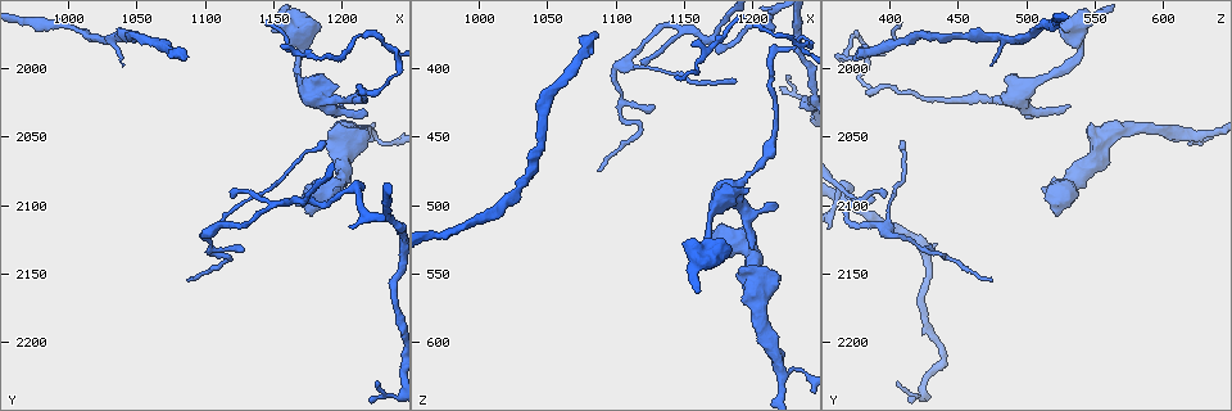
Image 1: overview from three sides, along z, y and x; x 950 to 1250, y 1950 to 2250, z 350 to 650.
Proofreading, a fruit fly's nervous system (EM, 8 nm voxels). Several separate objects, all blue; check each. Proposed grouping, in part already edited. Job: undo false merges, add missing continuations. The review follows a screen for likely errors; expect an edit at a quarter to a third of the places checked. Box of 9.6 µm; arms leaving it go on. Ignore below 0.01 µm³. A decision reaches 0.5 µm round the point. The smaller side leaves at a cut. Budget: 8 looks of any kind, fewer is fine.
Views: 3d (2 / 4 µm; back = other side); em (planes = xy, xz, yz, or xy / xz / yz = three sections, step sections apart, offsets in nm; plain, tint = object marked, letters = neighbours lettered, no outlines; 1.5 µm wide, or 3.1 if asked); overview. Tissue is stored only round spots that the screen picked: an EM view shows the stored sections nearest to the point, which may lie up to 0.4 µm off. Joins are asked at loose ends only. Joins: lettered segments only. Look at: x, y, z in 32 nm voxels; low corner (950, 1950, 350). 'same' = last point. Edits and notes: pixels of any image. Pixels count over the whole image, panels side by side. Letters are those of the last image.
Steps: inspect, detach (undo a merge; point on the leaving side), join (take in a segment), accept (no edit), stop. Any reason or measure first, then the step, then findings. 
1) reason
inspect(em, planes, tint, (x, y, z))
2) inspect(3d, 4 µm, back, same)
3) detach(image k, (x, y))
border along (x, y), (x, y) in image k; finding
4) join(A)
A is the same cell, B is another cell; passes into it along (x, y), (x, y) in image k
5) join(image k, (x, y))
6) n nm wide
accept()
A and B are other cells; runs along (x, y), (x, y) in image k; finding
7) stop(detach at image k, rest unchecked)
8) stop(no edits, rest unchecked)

tapers out
inspect(3d, 4 µm, (1226, 2228, 404))

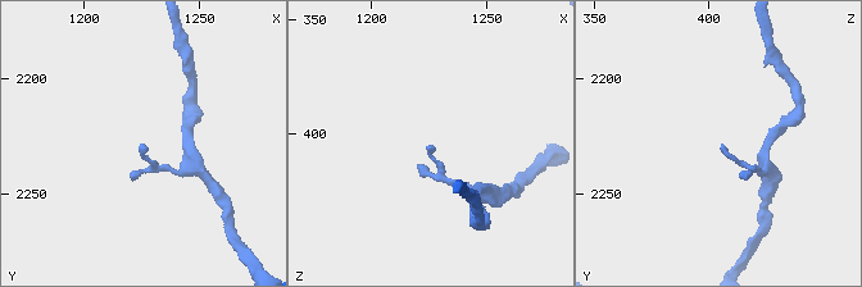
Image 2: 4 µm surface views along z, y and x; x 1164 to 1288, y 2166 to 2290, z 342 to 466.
now the EM
inspect(em, yz, step 8, tint, (1225, 2229, 405))

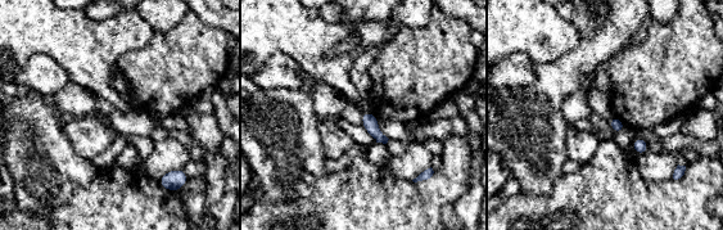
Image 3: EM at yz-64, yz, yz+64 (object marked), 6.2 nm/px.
another direction
inspect(em, planes, letters, same)

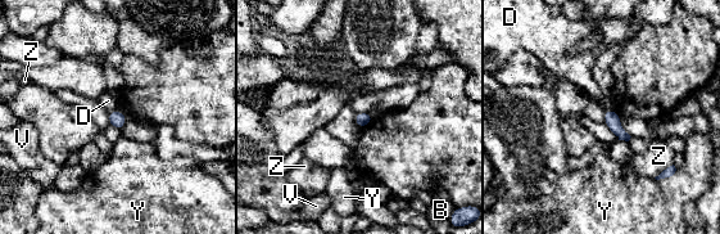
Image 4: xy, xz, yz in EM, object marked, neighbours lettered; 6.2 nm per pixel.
80 nm wide
accept()
B, D, V, Y and Z are other cells; border along (614, 109), (605, 111) in image 4; none of them fits

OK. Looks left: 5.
an open end
inspect(em, yz, step 8, letters, (1126, 2134, 428))

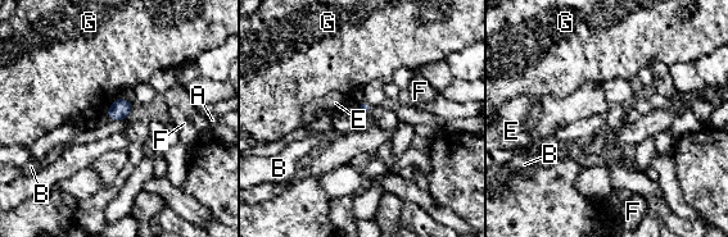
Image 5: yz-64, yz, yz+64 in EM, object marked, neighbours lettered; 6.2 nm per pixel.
another direction
inspect(em, planes, letters, same)

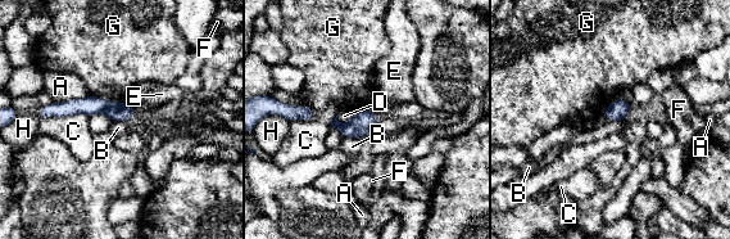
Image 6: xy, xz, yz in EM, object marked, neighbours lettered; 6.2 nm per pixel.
110 nm wide
accept()
A, B, C, D, E, F, G and H are other cells; no lettered segment goes on from it

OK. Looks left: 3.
stops while still wide
inspect(em, xz, step 4, letters, (1216, 2046, 548))

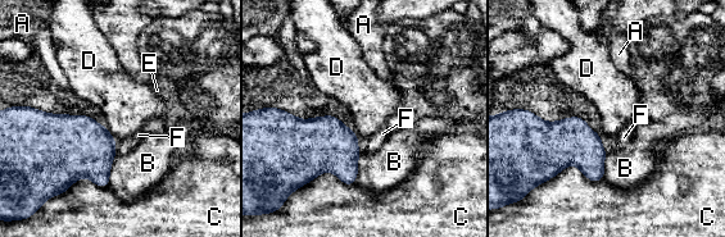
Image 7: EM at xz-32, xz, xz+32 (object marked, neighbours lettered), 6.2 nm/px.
inspect(em, planes, letters, same)

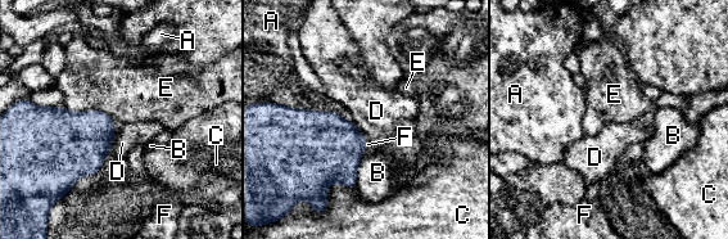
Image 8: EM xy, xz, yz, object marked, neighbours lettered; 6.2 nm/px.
accept()
A, B, C, D, E and F are other cells; border along (63, 106), (99, 109), (114, 120) in image 8; no lettered segment goes on from it

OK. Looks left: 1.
stop(no edits, rest unchecked)

